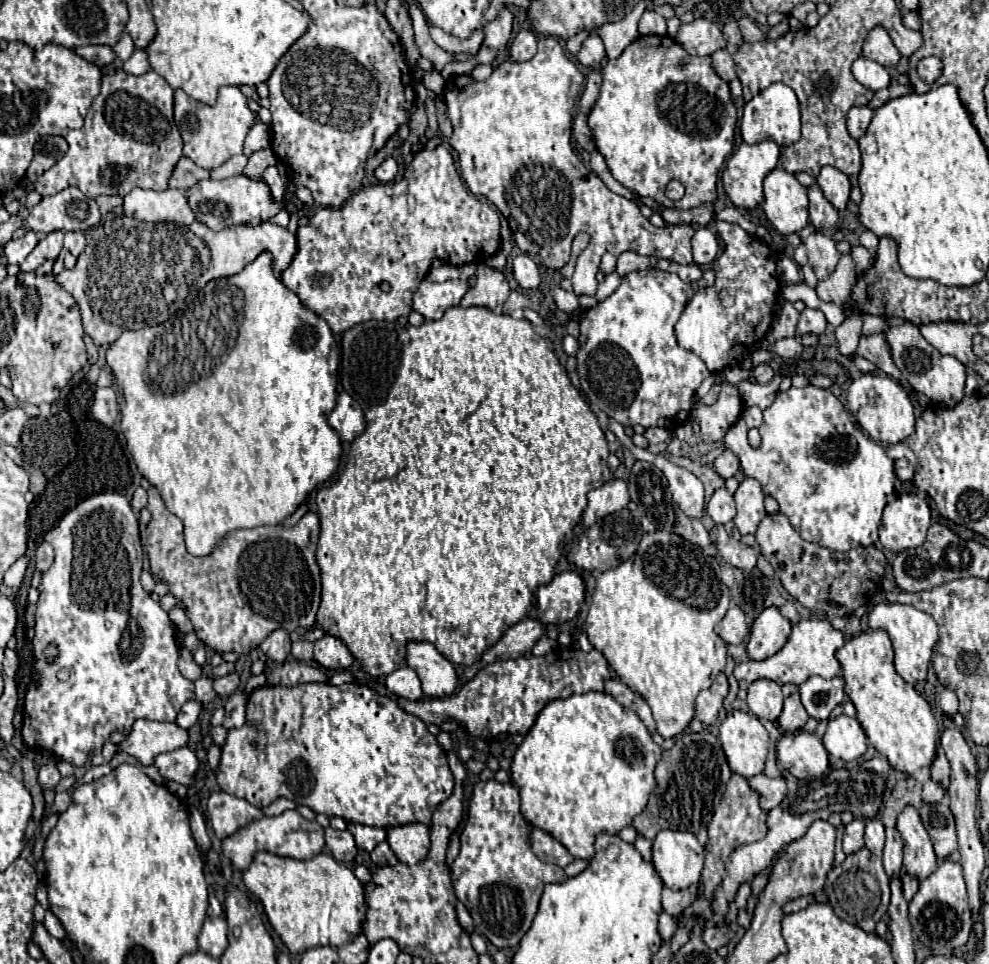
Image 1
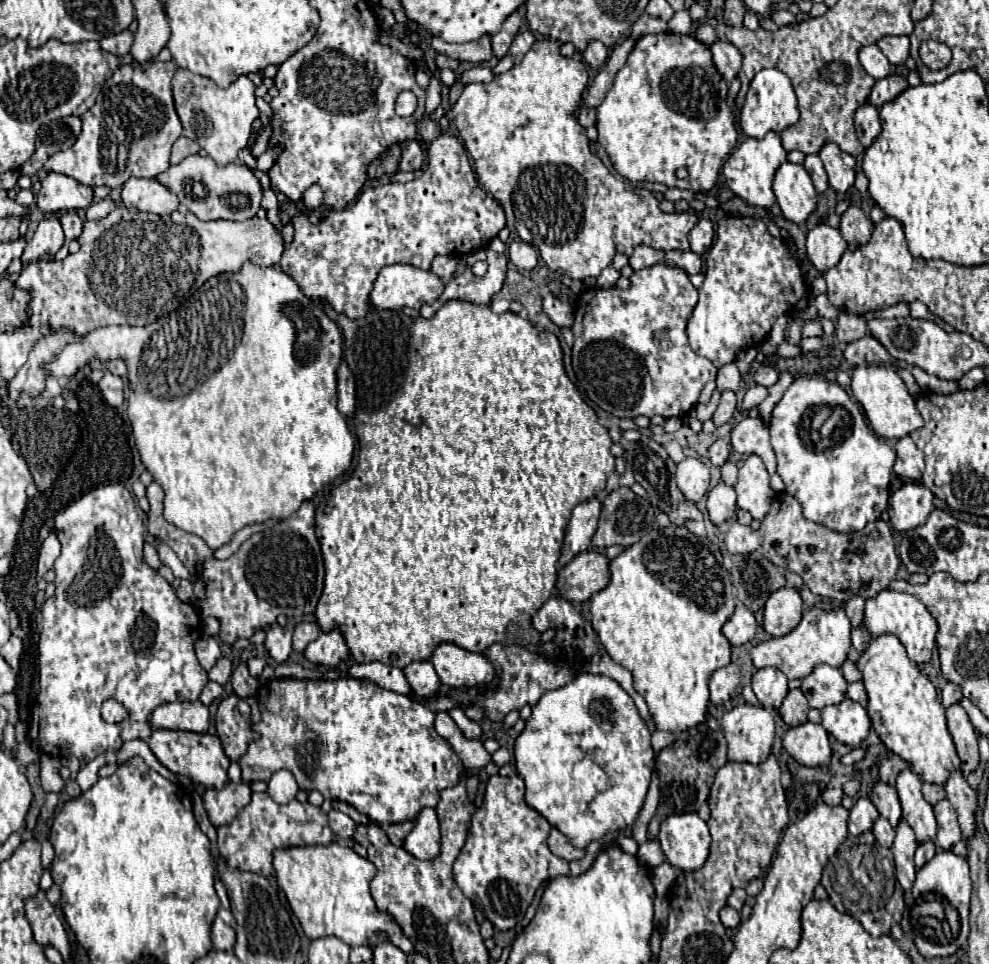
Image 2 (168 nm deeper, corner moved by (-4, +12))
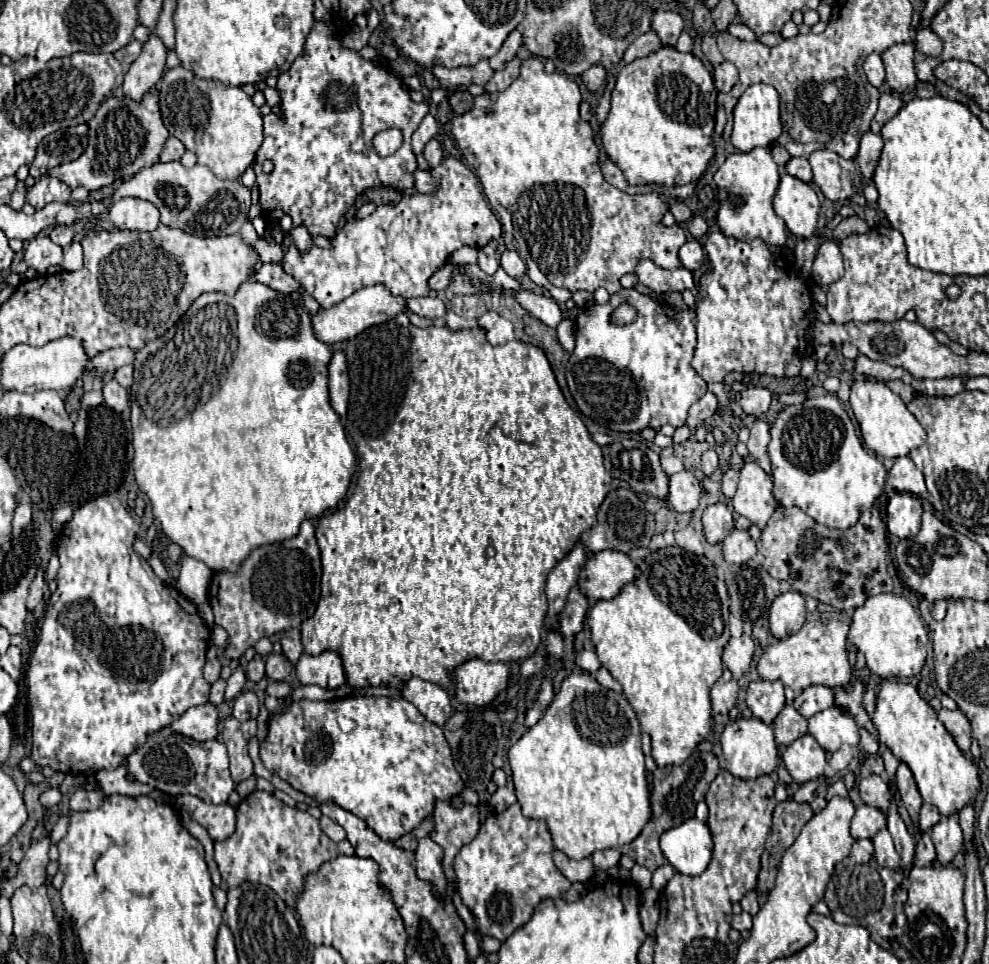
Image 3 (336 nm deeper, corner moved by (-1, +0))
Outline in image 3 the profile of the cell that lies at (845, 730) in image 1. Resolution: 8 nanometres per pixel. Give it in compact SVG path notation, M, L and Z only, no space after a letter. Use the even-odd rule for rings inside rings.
M834 706L808 720L808 732L818 740L826 752L836 752L842 744L858 746L860 732L854 718L842 708Z

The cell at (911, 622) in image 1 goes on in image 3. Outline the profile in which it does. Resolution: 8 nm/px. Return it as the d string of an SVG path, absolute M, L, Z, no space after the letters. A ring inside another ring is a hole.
M896 594L870 596L862 608L856 608L848 640L866 656L868 668L880 678L912 678L920 674L928 654L928 626L914 606Z

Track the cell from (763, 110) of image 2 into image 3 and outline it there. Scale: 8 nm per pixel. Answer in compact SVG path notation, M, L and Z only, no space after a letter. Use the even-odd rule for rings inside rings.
M752 84L740 96L734 108L734 130L732 130L734 148L738 148L740 152L750 152L756 146L772 146L780 134L782 134L782 120L780 120L778 90L768 84Z

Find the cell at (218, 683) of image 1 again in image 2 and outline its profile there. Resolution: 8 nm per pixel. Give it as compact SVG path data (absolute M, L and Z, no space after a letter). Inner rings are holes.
M239 664L235 670L233 670L233 676L231 676L231 684L233 684L233 690L239 698L249 698L249 696L257 696L257 688L259 688L259 680L253 678L247 670L247 664Z

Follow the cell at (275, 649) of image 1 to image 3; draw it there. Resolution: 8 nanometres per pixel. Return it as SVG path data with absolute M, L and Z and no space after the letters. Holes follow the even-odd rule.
M276 652L268 654L268 658L266 658L266 676L270 680L276 680L276 682L284 680L290 674L290 670L292 670L292 664L288 662L288 658L284 658L284 654L276 654Z

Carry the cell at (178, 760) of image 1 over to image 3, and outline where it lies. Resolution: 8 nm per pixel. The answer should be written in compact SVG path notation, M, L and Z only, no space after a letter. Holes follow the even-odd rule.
M168 726L152 734L142 748L138 748L132 756L124 760L124 764L128 766L130 778L150 784L152 788L166 794L192 794L208 804L226 804L228 796L236 788L228 772L226 746L220 740L196 742L172 732Z

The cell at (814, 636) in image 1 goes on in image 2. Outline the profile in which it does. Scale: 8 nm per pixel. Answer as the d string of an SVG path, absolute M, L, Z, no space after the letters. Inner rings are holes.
M811 608L803 614L803 620L795 630L781 638L769 638L751 648L751 660L755 668L779 668L788 680L803 679L819 664L829 664L833 668L841 668L851 650L851 624L843 608L837 610L821 610Z

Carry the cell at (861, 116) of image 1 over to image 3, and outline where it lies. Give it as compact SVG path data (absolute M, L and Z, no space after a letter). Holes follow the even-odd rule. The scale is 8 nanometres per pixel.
M870 130L862 134L862 140L860 140L860 150L858 150L858 156L856 156L856 162L864 174L864 178L872 178L872 172L876 168L876 162L880 158L880 152L882 152L882 136L878 134L872 134Z

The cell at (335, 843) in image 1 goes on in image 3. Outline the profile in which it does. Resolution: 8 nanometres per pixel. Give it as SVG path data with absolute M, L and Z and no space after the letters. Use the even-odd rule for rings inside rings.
M322 816L322 818L320 818L320 826L322 826L324 834L326 834L330 840L334 840L334 842L342 842L342 840L346 840L346 832L344 832L344 828L342 828L338 822L330 820L328 816Z

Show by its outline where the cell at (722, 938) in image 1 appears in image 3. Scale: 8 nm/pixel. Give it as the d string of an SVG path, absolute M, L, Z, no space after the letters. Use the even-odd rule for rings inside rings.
M742 912L742 914L738 914L738 916L734 916L732 918L732 928L736 928L736 930L750 930L752 928L752 916L748 914L748 912Z

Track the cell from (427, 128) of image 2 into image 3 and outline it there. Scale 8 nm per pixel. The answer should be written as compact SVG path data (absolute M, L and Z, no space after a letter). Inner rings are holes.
M430 140L428 144L426 144L426 148L424 148L424 158L428 160L428 164L434 168L434 166L438 166L440 162L442 162L442 158L444 158L444 150L442 150L442 146L438 144L438 140Z

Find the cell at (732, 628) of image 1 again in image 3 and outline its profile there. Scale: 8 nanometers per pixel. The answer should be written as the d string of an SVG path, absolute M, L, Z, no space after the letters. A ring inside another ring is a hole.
M742 634L740 638L728 640L728 644L724 646L722 662L732 672L732 676L738 680L748 670L748 666L752 662L752 654L754 654L754 640L752 640L752 636Z

